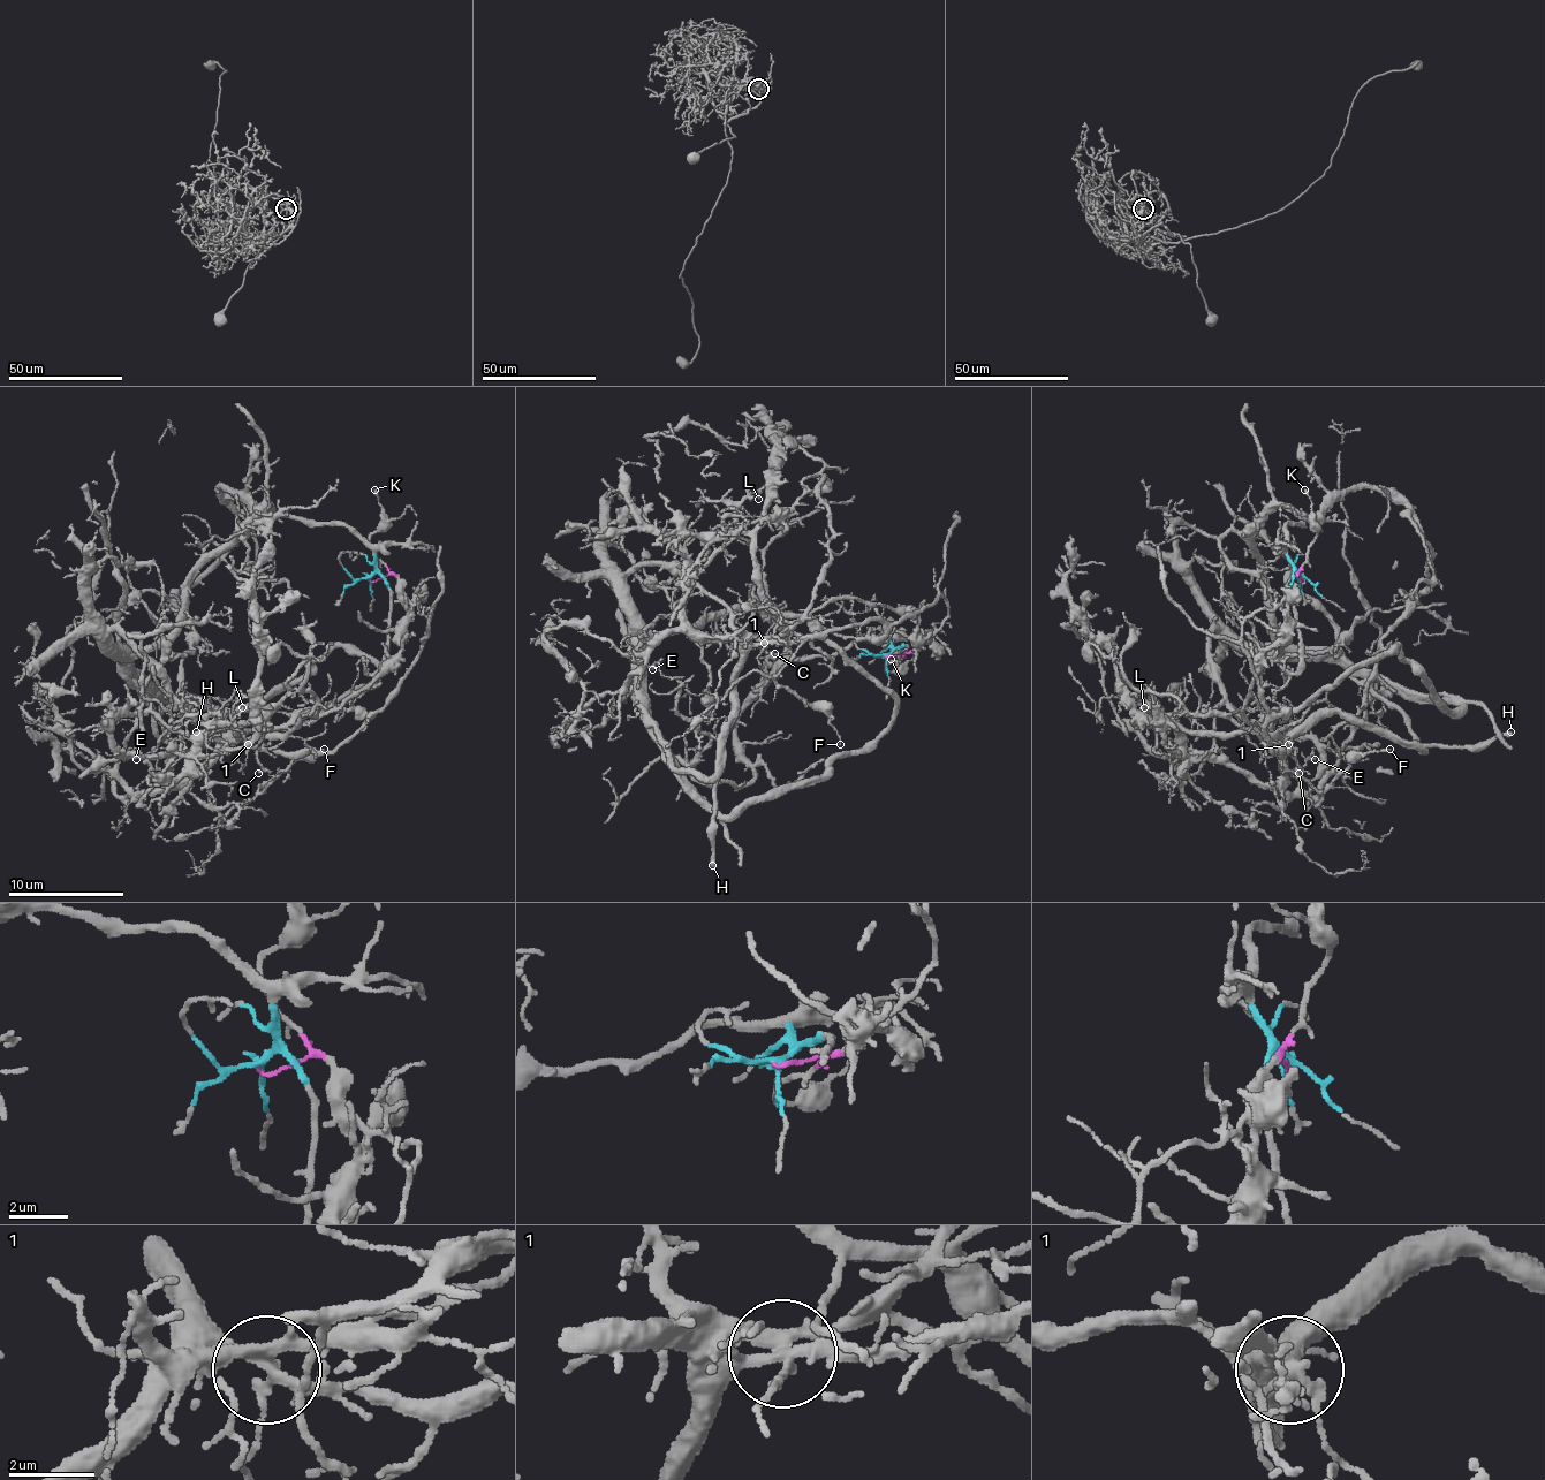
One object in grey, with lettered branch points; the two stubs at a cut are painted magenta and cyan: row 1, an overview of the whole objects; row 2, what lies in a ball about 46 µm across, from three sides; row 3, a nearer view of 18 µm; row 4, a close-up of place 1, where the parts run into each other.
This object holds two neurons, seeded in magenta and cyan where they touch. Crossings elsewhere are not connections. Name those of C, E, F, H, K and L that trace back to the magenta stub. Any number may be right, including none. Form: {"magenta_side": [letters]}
{"magenta_side": ["C", "E", "F", "H", "K"]}

